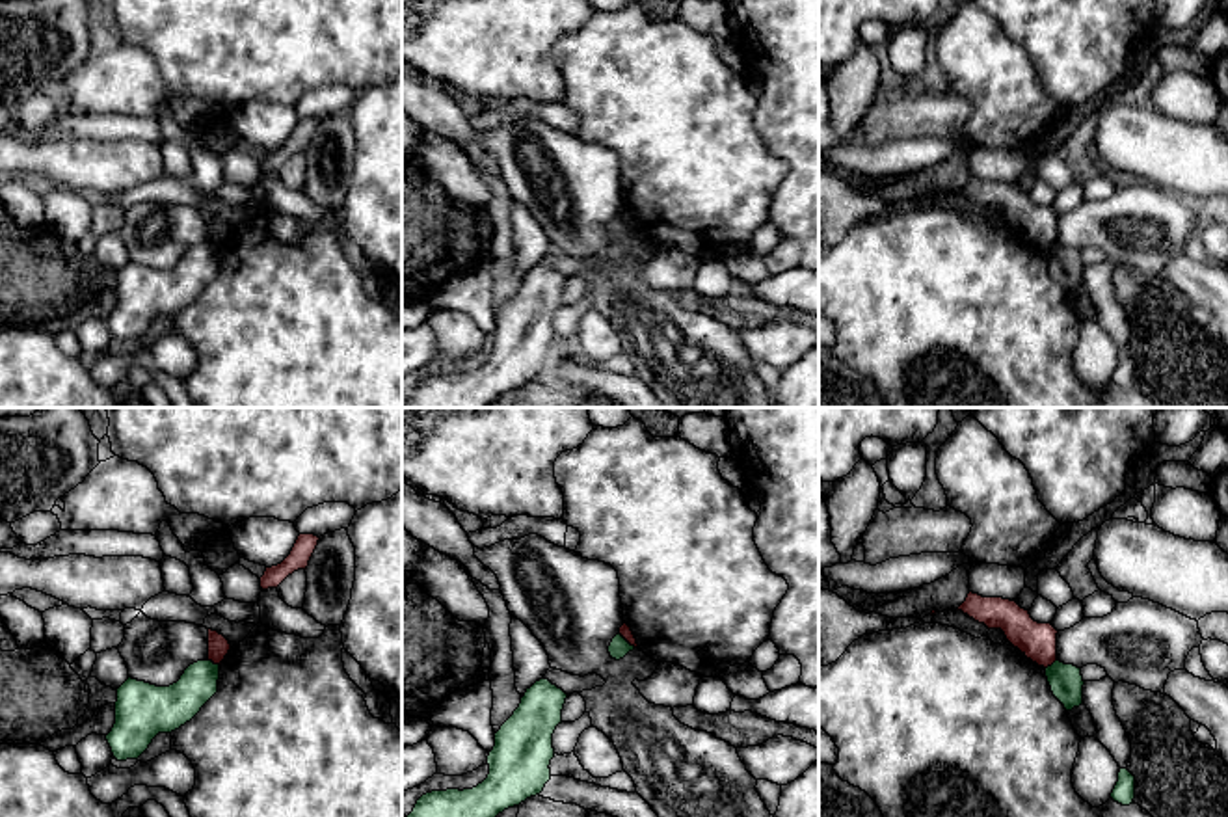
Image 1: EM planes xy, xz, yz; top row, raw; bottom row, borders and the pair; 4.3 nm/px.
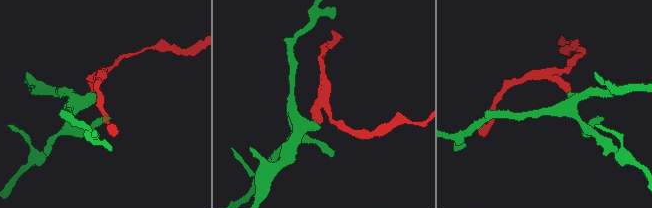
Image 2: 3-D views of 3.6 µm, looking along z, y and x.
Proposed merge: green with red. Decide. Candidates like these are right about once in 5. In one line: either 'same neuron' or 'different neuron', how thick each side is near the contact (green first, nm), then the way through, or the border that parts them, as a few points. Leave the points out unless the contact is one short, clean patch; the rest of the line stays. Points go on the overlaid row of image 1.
different neuron; calibres 90 and 50 nm; border xz (618, 633), (635, 646)

